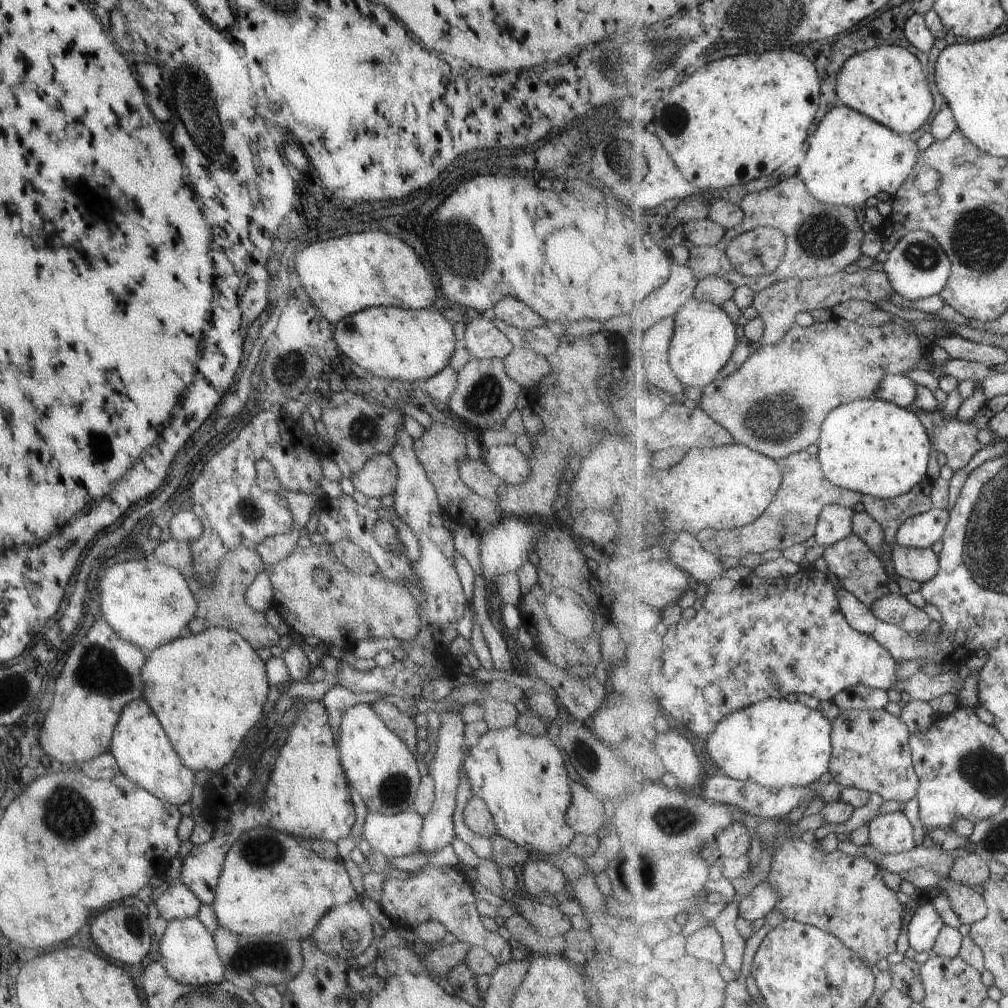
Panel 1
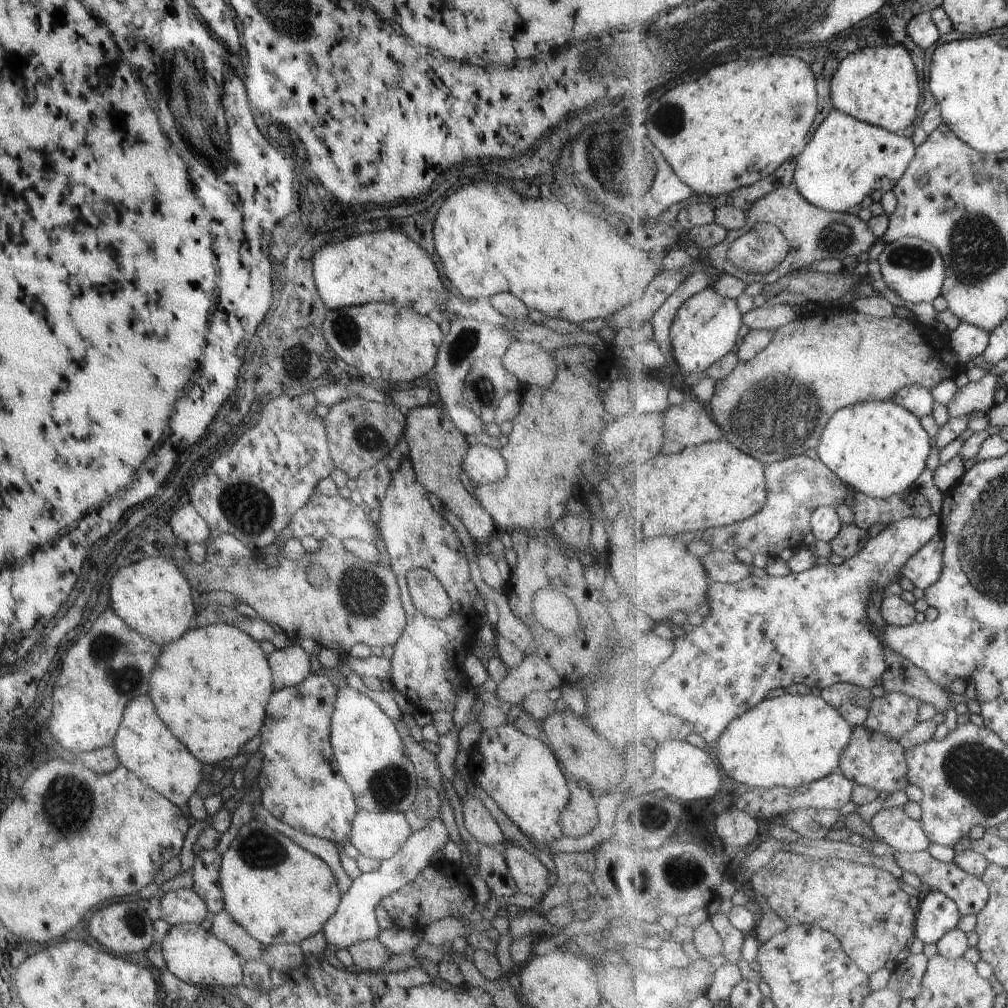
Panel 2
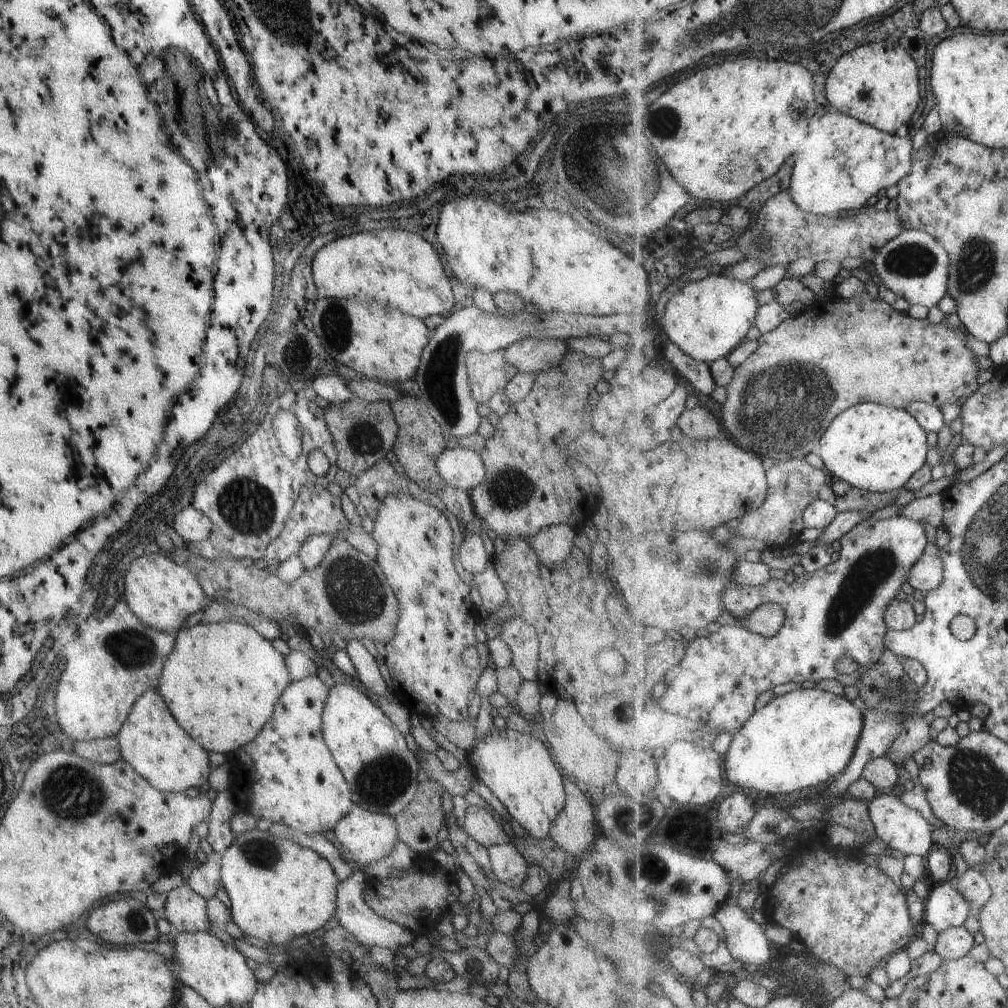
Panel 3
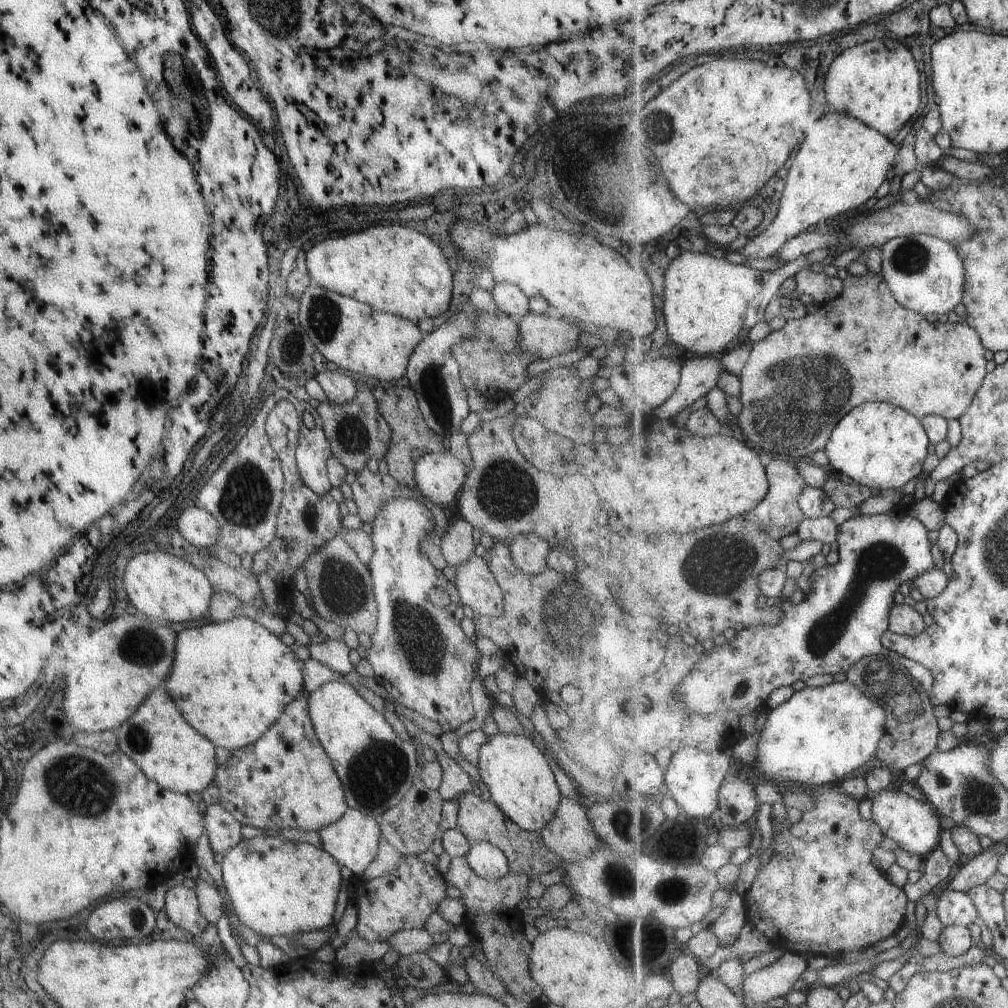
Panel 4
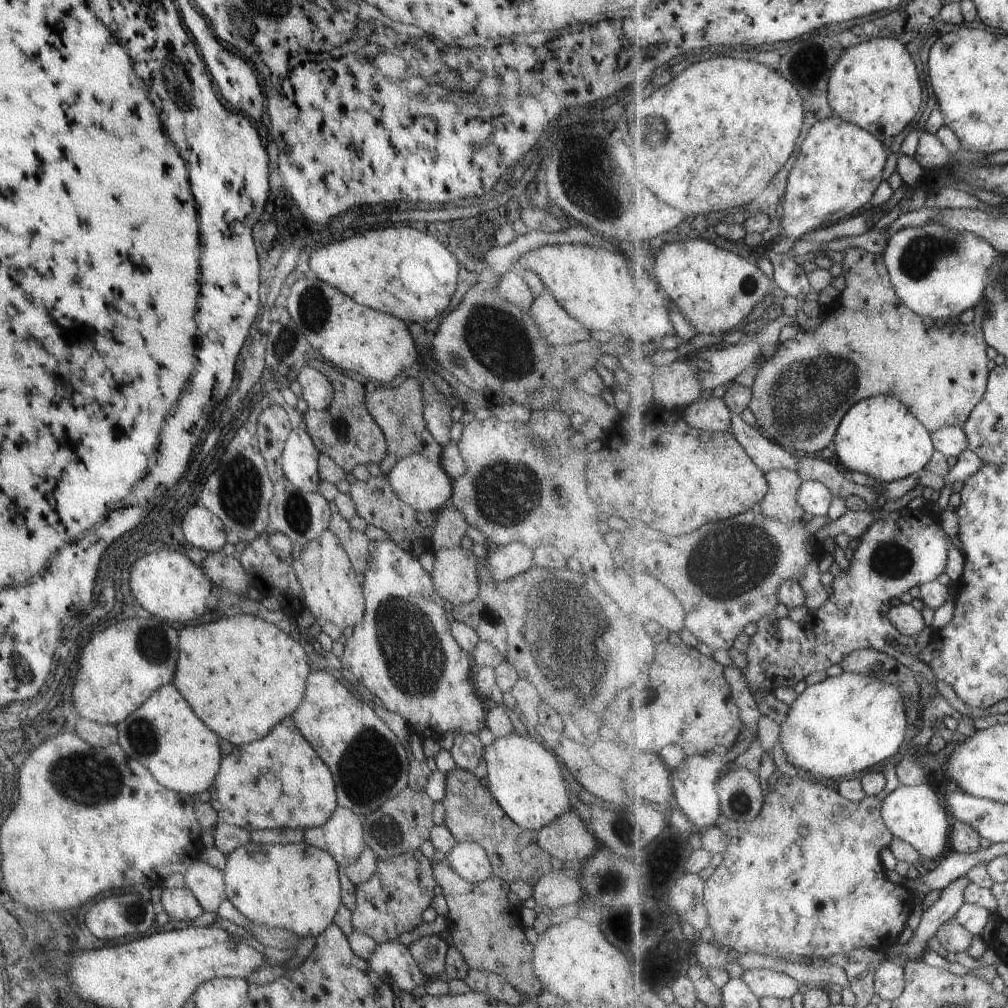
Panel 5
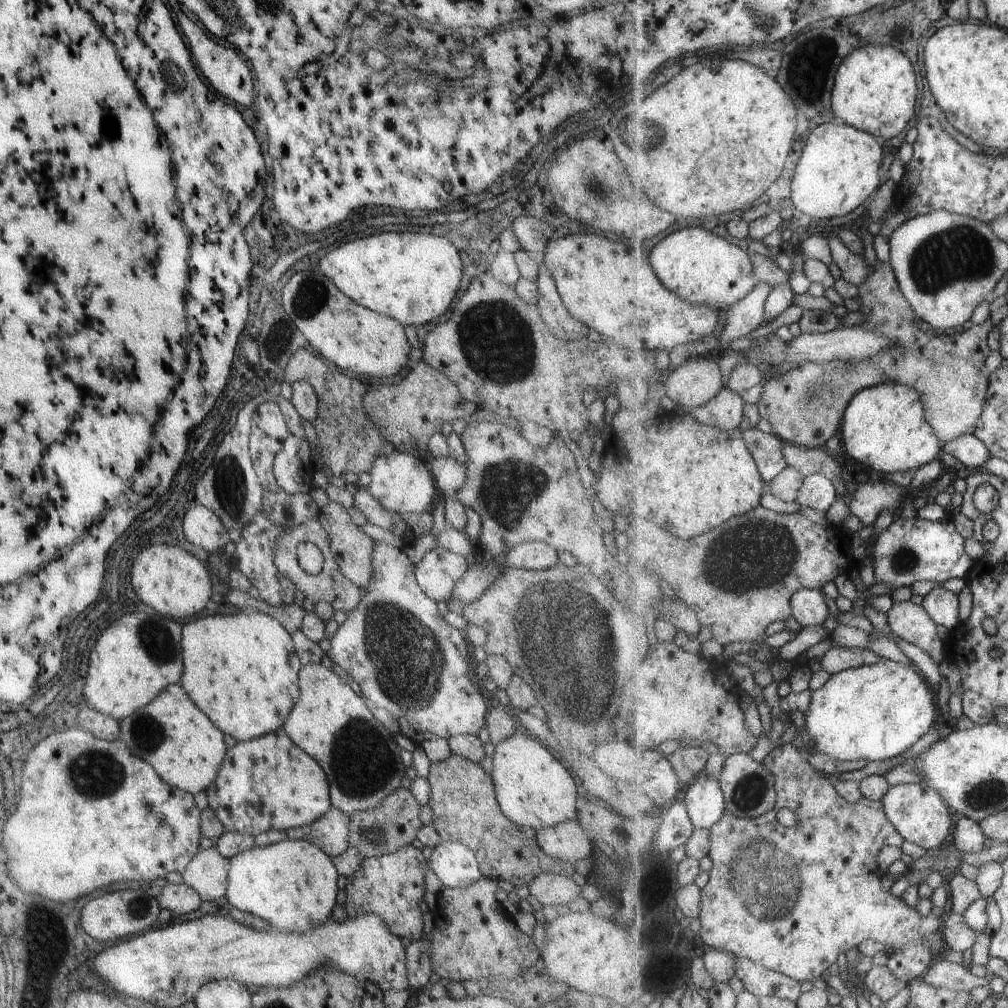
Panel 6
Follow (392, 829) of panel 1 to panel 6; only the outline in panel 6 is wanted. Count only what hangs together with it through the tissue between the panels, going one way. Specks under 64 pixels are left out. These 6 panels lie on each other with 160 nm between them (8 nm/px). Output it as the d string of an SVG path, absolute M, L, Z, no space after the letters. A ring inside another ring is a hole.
M330 806L317 820L286 830L286 834L289 839L301 839L314 844L321 852L333 858L349 848L348 824L349 817Z

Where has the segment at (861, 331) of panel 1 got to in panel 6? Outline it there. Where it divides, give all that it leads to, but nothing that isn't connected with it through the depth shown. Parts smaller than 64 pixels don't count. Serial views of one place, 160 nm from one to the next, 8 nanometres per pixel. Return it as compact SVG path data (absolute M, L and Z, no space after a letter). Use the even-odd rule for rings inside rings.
M858 229L841 230L839 232L841 242L860 257L867 260L869 274L863 284L858 287L858 295L852 302L853 308L861 311L864 323L857 326L863 330L877 333L894 341L896 345L892 349L884 350L871 358L860 361L815 361L788 367L780 376L769 376L762 384L760 399L755 405L759 408L761 419L765 419L772 428L771 432L787 443L793 443L810 449L824 447L829 438L837 434L844 425L845 413L852 398L863 389L870 389L885 383L903 383L908 387L916 388L923 398L925 418L936 430L942 443L949 443L962 435L973 435L977 425L980 424L984 413L985 402L988 398L988 386L990 384L990 370L987 359L992 353L989 351L987 336L993 330L991 321L982 325L968 325L962 333L954 332L928 332L917 326L917 313L902 293L900 284L892 266L887 261L881 261L874 257L871 249L863 242Z

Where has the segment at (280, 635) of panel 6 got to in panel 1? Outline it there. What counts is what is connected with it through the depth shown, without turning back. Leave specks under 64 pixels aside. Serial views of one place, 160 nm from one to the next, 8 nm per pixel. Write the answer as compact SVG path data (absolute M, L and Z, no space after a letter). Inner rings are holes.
M209 627L197 634L184 632L179 634L179 636L175 637L172 641L166 642L149 652L145 652L144 664L140 668L140 676L143 686L141 698L148 704L151 712L153 712L153 716L159 721L165 736L169 739L182 765L190 768L193 772L219 770L229 762L229 758L233 756L233 752L240 747L239 744L241 744L243 736L247 734L247 730L260 718L267 690L269 690L269 684L264 673L264 662L257 657L255 650L252 649L252 646L249 646L248 642L245 642L244 638L241 638L240 634L237 634L234 630L223 627Z

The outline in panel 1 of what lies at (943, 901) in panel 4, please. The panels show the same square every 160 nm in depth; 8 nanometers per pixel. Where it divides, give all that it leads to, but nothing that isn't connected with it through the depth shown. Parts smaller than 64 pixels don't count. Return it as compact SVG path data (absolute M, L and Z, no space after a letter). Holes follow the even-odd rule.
M930 901L915 908L913 918L909 918L906 925L909 945L915 952L928 954L932 954L937 937L945 926Z

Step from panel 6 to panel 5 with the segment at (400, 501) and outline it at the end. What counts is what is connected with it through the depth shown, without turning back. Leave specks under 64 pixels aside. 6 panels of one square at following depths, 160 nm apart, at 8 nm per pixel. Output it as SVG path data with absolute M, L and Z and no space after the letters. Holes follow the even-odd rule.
M409 454L390 468L383 475L389 484L390 490L396 498L409 506L415 512L437 512L448 504L452 494L452 482L449 476L442 470L439 462L432 462L421 457L419 454Z

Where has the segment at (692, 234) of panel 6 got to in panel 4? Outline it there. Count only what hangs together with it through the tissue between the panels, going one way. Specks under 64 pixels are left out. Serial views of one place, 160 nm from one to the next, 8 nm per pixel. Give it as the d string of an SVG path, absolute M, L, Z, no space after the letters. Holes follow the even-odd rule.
M685 251L667 269L664 292L664 315L668 336L673 349L684 349L699 357L723 357L725 348L735 342L746 328L749 332L754 326L766 320L767 306L778 296L781 284L796 275L803 267L812 266L811 259L800 256L796 261L781 265L774 271L760 271L747 266L732 264L723 257L720 259L706 254Z

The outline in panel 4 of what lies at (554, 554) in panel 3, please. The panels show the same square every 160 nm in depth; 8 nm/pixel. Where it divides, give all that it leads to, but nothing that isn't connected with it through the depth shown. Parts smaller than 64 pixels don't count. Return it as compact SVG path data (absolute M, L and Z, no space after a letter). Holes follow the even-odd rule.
M522 534L508 542L508 549L514 567L526 575L534 575L546 568L550 544L536 534Z

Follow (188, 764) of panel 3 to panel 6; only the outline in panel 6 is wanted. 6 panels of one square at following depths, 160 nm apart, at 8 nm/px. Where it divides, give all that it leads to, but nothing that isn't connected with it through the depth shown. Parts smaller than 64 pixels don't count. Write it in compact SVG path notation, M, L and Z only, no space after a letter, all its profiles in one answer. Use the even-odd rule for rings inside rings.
M179 684L161 690L147 704L119 720L118 725L118 738L133 756L144 760L169 786L192 795L213 782L226 751L223 733L189 702Z

